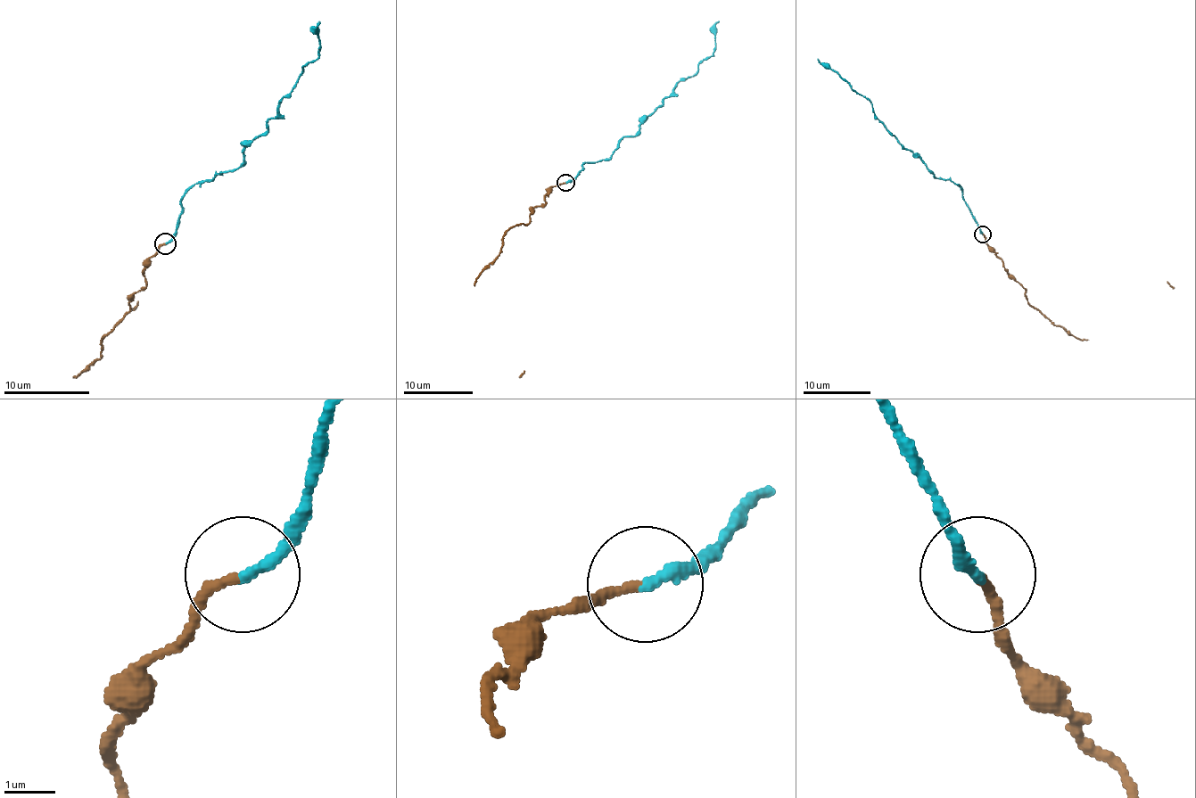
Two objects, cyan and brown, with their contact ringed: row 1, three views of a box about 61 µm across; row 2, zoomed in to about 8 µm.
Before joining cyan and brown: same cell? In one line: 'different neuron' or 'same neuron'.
different neuron

